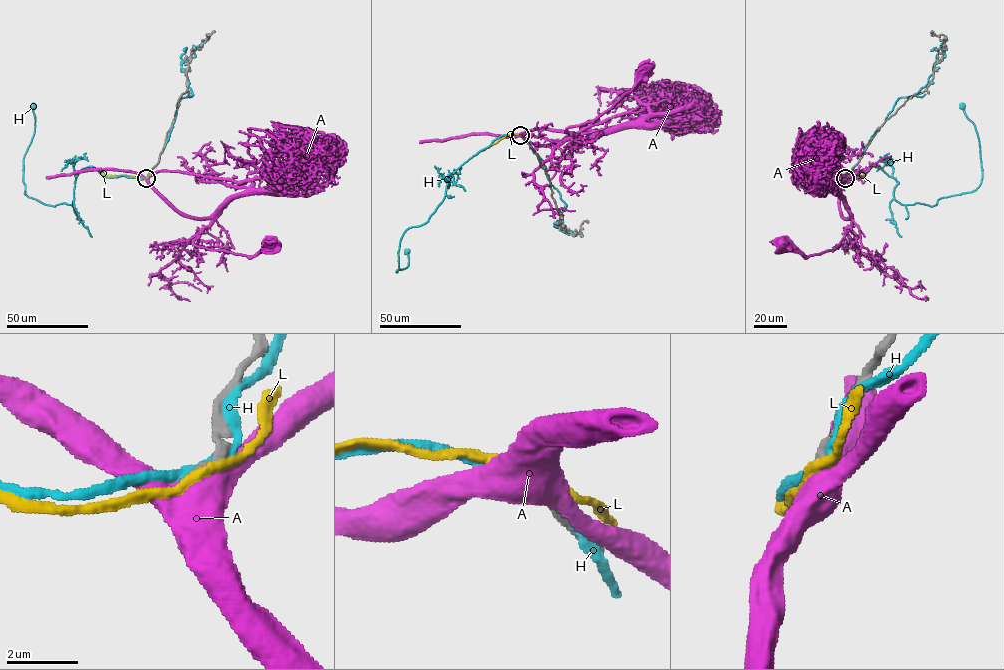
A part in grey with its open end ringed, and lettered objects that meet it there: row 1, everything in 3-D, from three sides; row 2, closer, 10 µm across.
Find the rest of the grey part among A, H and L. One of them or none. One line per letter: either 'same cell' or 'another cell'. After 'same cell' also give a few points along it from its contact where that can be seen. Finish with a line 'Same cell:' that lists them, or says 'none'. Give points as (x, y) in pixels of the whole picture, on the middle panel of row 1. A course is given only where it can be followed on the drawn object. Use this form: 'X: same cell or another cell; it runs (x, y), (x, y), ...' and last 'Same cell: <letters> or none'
A: another cell
H: another cell
L: another cell
Same cell: none

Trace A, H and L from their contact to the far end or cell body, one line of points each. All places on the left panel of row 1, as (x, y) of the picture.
A: (147, 177), (148, 182), (180, 212), (212, 219), (195, 244), (254, 256), (272, 244)
H: (148, 175), (106, 177), (88, 166), (76, 176), (72, 204), (28, 197), (23, 159), (34, 131), (33, 106)
L: (147, 177), (105, 175), (100, 170)

